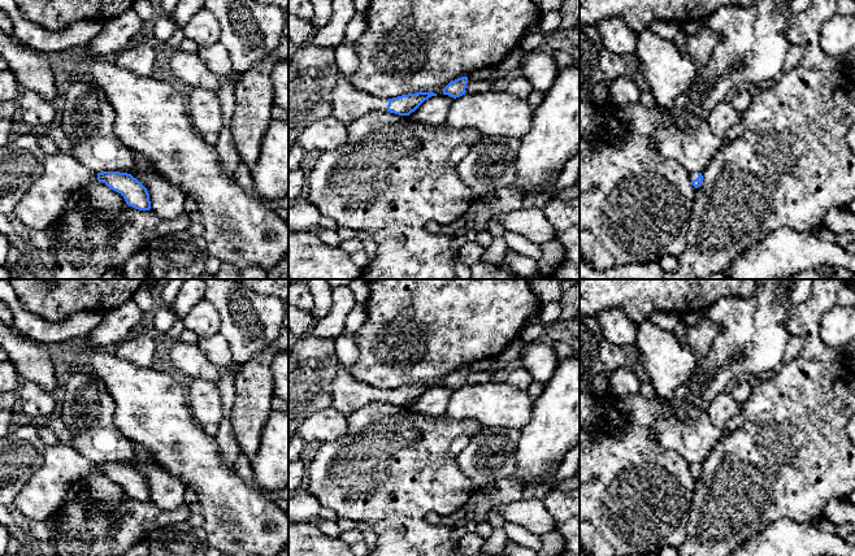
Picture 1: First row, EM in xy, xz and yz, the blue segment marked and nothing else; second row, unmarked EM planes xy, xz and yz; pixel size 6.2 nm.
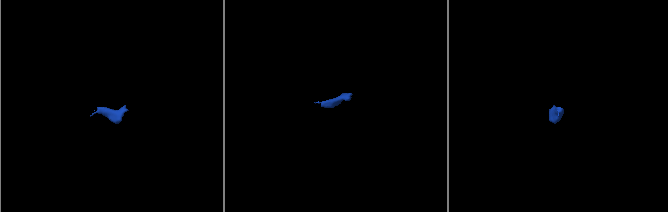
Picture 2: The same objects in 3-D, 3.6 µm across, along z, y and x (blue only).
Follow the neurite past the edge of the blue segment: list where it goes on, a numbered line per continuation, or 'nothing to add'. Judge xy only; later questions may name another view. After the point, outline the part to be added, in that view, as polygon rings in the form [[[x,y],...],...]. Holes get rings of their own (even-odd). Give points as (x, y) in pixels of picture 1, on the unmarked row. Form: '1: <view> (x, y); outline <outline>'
1: xy (63, 469); outline [[[47,446],[42,468],[21,488],[13,504],[30,521],[45,522],[68,494],[96,470],[97,464],[79,456],[73,447]]]

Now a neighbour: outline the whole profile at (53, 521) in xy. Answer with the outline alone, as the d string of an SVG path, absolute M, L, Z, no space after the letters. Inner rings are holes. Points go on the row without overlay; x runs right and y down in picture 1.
M62 505L55 509L53 513L45 521L45 525L49 531L48 542L52 544L57 542L61 521L62 521Z

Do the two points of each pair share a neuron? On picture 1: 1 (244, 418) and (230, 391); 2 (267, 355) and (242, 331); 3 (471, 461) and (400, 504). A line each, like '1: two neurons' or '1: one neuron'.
1: two neurons
2: two neurons
3: two neurons

